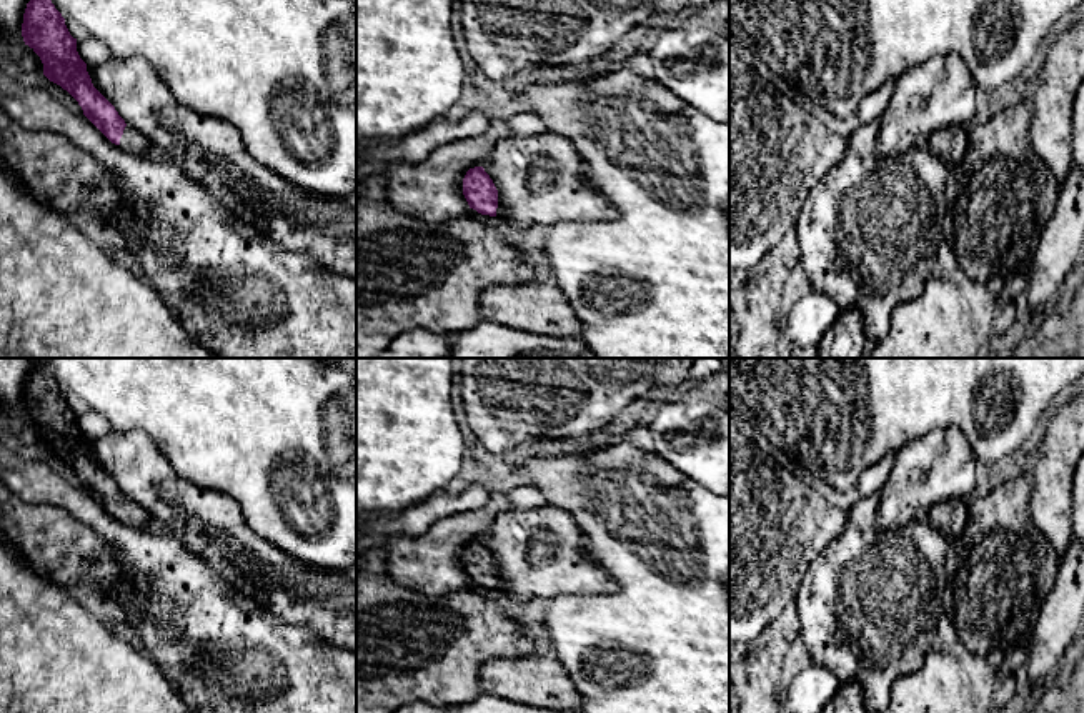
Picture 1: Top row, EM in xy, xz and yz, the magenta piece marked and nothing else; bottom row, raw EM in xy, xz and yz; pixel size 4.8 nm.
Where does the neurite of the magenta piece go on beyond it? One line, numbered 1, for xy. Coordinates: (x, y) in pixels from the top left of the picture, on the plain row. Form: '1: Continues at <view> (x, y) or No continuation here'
1: Continues at xy (134, 515)

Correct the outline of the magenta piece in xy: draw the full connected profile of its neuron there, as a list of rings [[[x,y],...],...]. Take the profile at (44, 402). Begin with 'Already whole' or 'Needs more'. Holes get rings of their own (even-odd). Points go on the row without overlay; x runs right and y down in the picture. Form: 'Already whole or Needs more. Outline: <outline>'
Needs more. Outline: [[[37,358],[27,376],[22,410],[43,436],[43,448],[67,463],[82,480],[83,488],[115,518],[140,528],[153,528],[147,511],[118,488],[115,480],[93,460],[87,436],[77,425],[65,391],[45,363]]]

